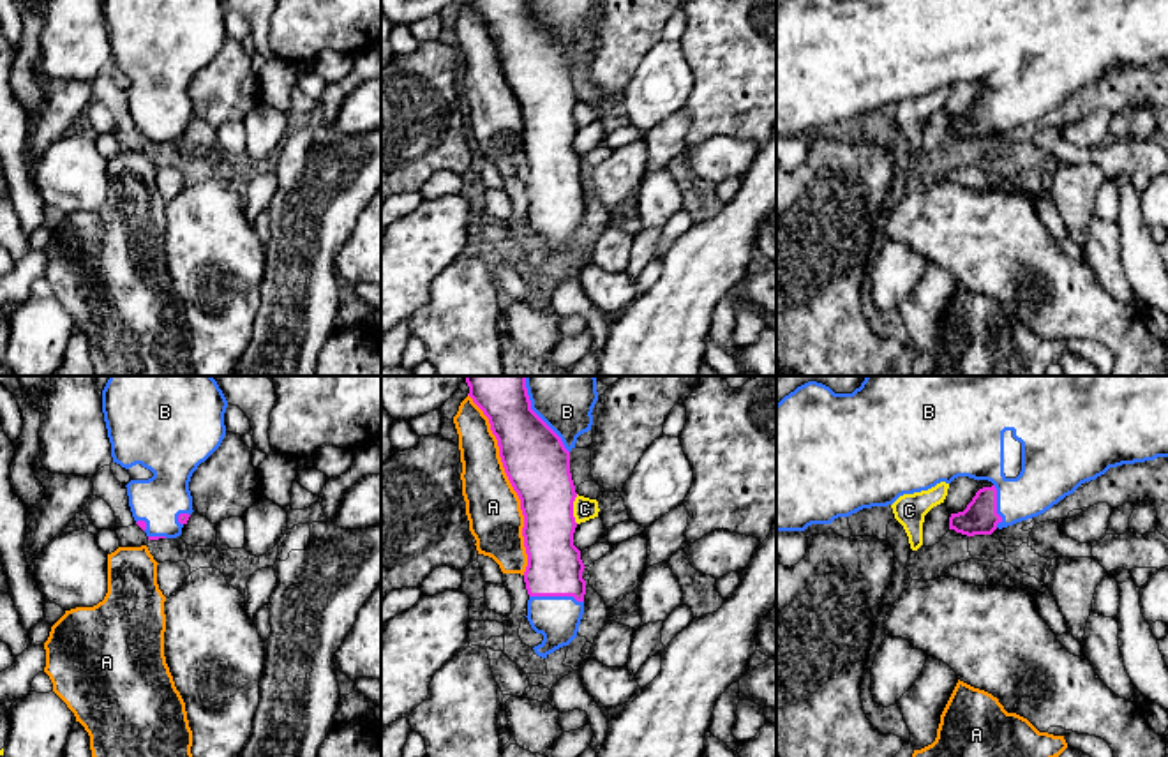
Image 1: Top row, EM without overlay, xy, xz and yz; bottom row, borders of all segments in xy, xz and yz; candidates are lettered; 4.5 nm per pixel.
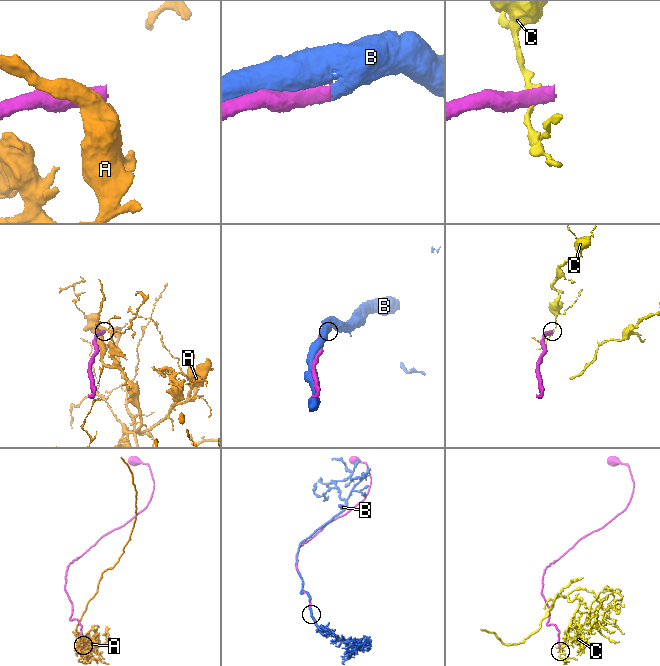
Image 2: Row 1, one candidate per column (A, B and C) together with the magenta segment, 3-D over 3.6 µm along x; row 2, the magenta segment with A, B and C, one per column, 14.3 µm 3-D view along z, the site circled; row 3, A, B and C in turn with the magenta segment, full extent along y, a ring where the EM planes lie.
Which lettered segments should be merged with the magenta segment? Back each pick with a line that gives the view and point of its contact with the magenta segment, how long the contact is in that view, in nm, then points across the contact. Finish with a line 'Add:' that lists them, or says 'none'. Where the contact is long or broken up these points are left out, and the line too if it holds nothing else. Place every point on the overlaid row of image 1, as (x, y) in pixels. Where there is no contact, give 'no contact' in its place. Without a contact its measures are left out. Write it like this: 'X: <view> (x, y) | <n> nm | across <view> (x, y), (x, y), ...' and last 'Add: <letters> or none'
B: xz (537, 415) | 400 nm
Add: B

